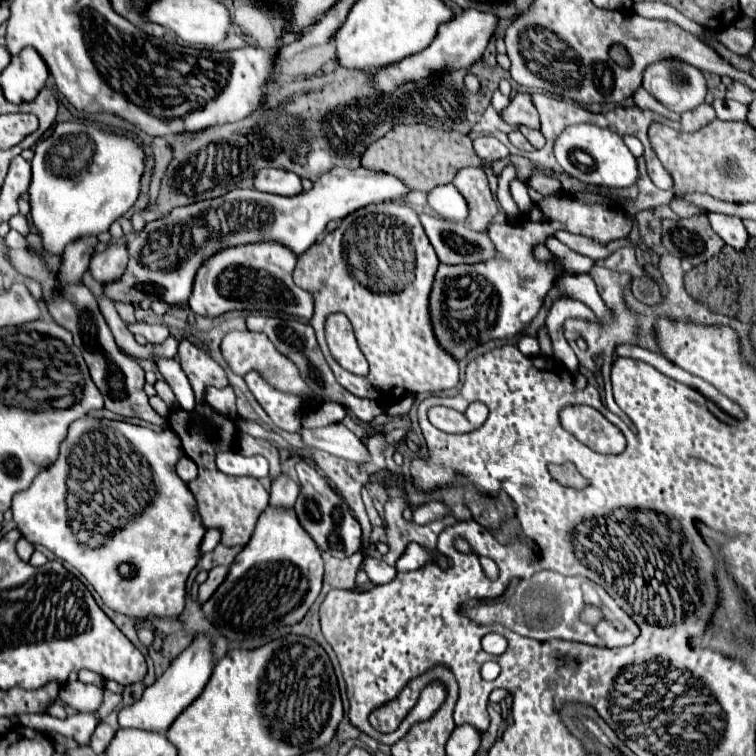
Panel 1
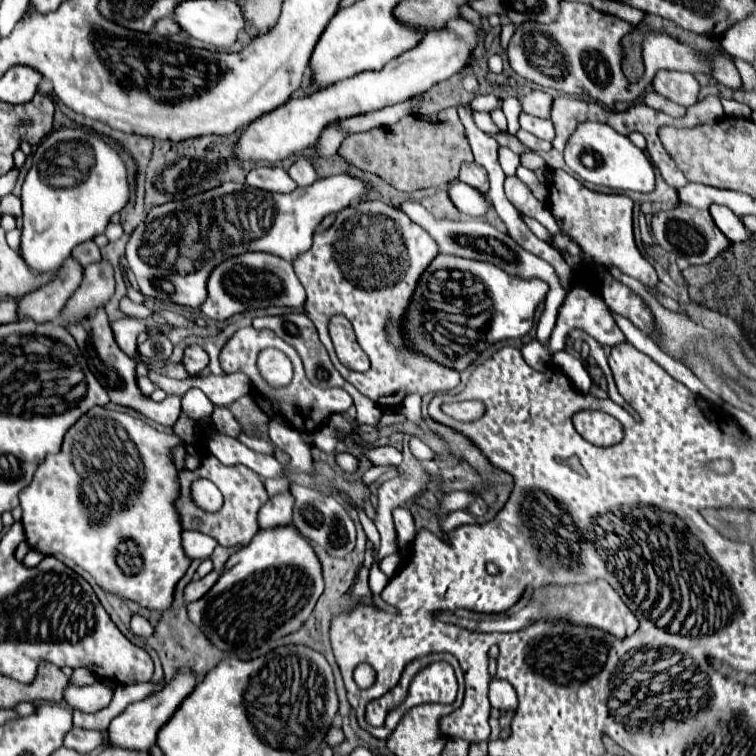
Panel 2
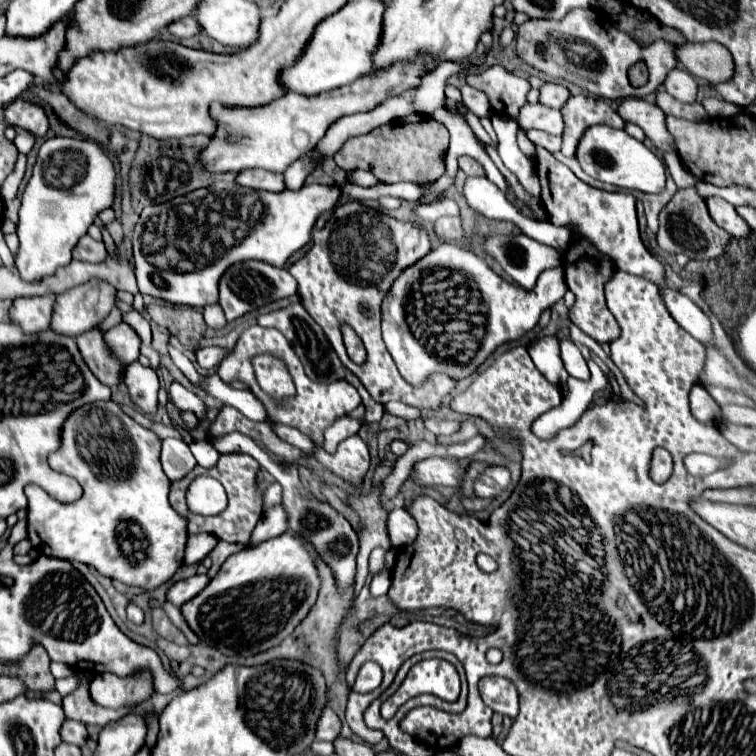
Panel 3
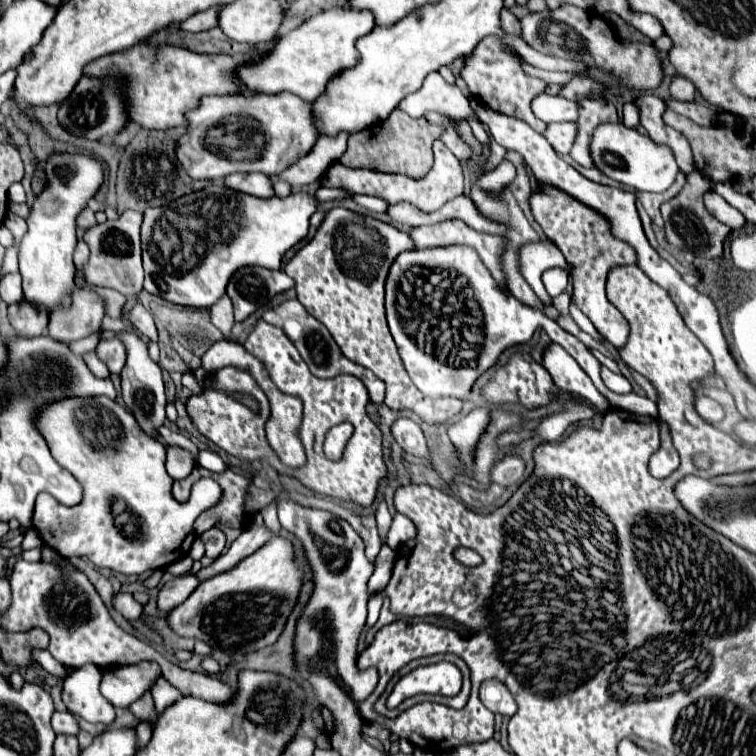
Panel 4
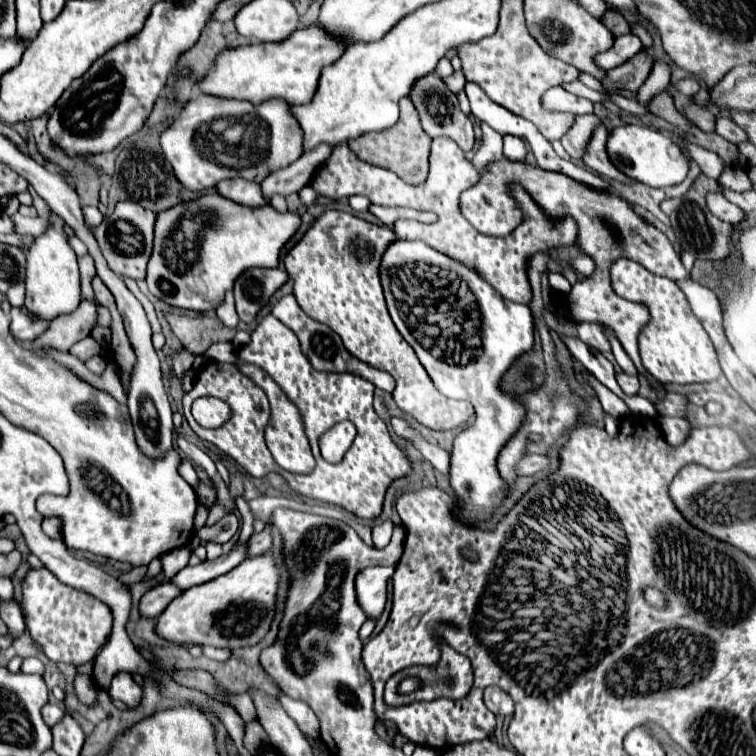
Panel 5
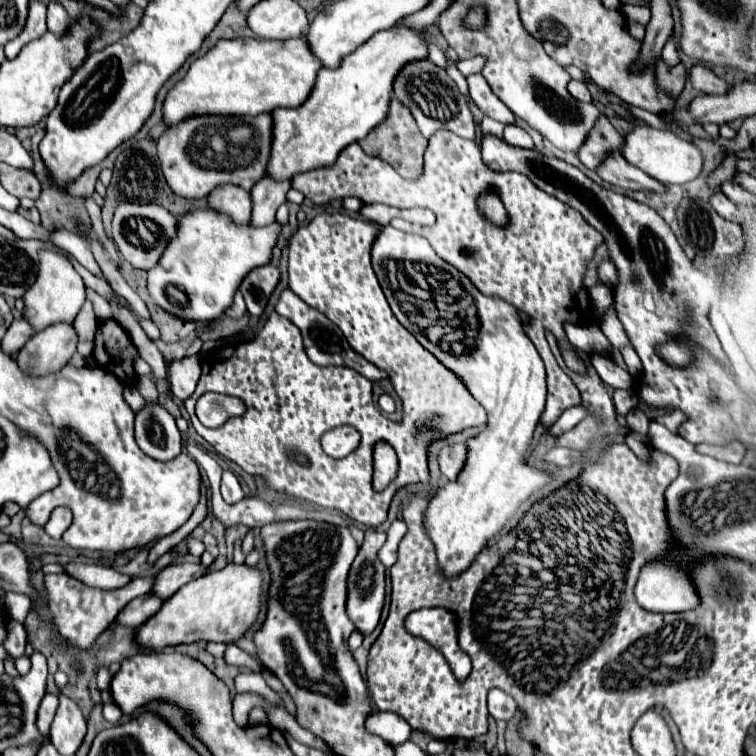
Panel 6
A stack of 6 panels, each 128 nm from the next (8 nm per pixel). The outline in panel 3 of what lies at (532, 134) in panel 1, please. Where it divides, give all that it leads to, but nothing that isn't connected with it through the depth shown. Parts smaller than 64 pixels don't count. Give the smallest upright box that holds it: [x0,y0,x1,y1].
[518,102,564,134]

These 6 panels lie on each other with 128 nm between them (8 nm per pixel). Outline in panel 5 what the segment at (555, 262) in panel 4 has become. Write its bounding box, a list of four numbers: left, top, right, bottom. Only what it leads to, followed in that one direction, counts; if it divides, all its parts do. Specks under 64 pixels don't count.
[572,256,596,276]

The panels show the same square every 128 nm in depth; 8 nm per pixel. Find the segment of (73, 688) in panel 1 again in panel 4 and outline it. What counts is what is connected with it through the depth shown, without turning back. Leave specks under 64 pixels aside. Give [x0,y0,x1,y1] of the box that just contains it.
[100,661,160,708]

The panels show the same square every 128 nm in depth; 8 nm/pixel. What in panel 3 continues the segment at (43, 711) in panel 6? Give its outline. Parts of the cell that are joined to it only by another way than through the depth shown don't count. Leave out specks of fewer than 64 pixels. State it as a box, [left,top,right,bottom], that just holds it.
[60,720,88,746]

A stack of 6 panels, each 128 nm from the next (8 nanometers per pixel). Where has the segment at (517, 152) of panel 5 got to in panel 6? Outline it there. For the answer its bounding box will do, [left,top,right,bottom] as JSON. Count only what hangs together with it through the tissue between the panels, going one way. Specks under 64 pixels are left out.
[504,124,534,148]

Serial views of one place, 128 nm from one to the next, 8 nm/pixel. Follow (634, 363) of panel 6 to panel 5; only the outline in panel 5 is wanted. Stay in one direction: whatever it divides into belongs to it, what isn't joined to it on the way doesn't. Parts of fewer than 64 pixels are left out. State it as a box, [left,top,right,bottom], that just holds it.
[606,330,638,375]

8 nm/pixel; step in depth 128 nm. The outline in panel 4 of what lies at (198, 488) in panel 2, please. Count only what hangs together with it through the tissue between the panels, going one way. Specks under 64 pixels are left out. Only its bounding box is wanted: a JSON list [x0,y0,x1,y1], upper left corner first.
[34,396,220,574]

